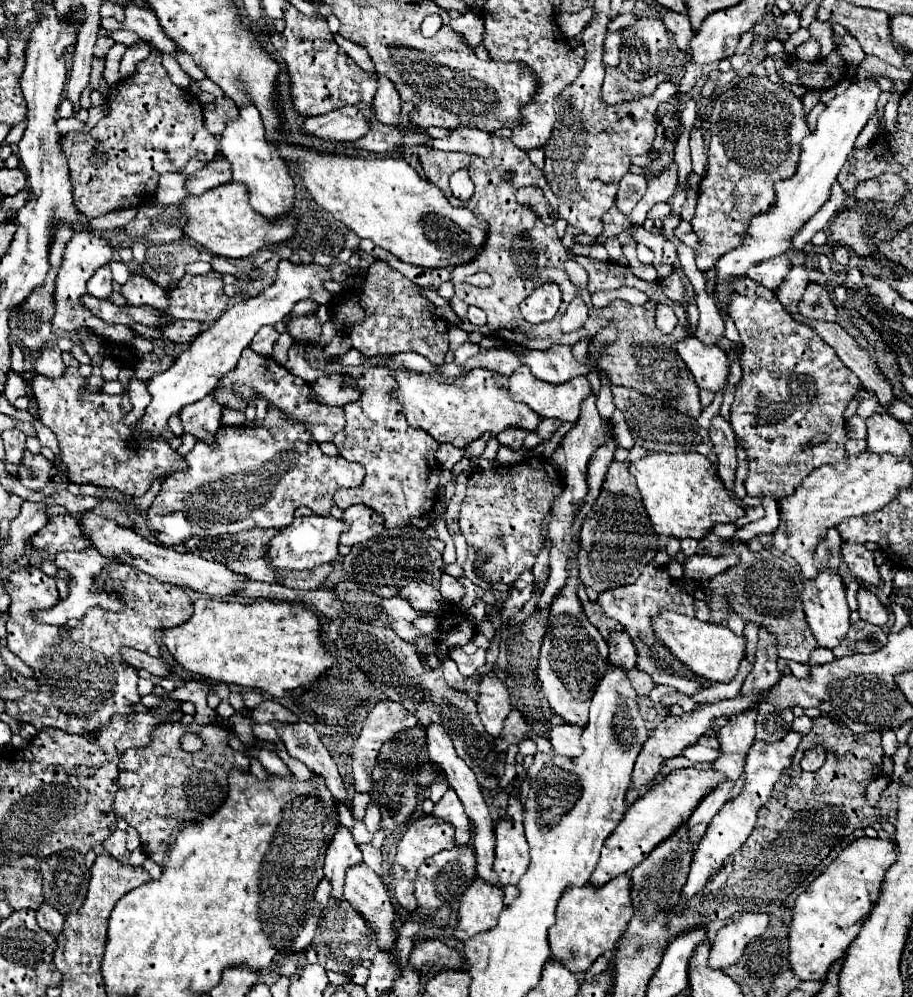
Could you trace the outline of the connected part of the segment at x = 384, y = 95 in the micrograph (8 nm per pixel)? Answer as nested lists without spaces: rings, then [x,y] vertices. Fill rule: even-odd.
[[[387,77],[377,79],[379,87],[373,99],[373,109],[375,117],[379,123],[387,127],[399,127],[399,111],[401,111],[401,99],[399,93],[395,91],[395,85]]]

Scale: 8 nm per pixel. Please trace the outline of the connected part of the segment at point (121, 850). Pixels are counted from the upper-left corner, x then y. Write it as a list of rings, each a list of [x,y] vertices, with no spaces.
[[[113,831],[113,835],[103,843],[103,849],[111,855],[111,857],[115,857],[115,859],[121,859],[123,855],[125,855],[125,831]]]

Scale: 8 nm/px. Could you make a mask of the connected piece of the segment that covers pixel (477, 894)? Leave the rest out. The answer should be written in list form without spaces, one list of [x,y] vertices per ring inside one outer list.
[[[475,875],[475,879],[471,879],[467,891],[461,897],[455,939],[467,941],[479,931],[489,931],[491,927],[495,927],[501,909],[503,909],[503,887],[487,883],[485,879]]]

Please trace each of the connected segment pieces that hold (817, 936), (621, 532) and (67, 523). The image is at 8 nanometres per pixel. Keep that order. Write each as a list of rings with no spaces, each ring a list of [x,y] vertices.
[[[883,837],[855,839],[847,849],[843,849],[839,853],[839,857],[825,869],[825,873],[819,875],[809,885],[809,889],[797,897],[795,909],[793,909],[793,923],[789,927],[789,947],[791,947],[789,963],[791,963],[791,969],[795,971],[795,975],[799,975],[799,979],[813,979],[813,981],[827,979],[831,965],[845,955],[845,949],[859,933],[863,919],[871,913],[873,903],[879,897],[883,877],[885,877],[887,869],[891,867],[891,863],[895,863],[895,859],[897,859],[897,843],[895,841],[883,839]]]
[[[613,461],[601,495],[581,527],[581,551],[577,555],[579,579],[597,593],[619,585],[631,585],[641,575],[643,567],[657,555],[657,551],[659,545],[655,531],[651,531],[651,521],[647,519],[637,483],[629,473],[629,463]]]
[[[71,515],[51,517],[47,527],[33,535],[31,543],[33,547],[43,549],[51,555],[59,551],[83,551],[83,547],[87,547],[87,541]]]

